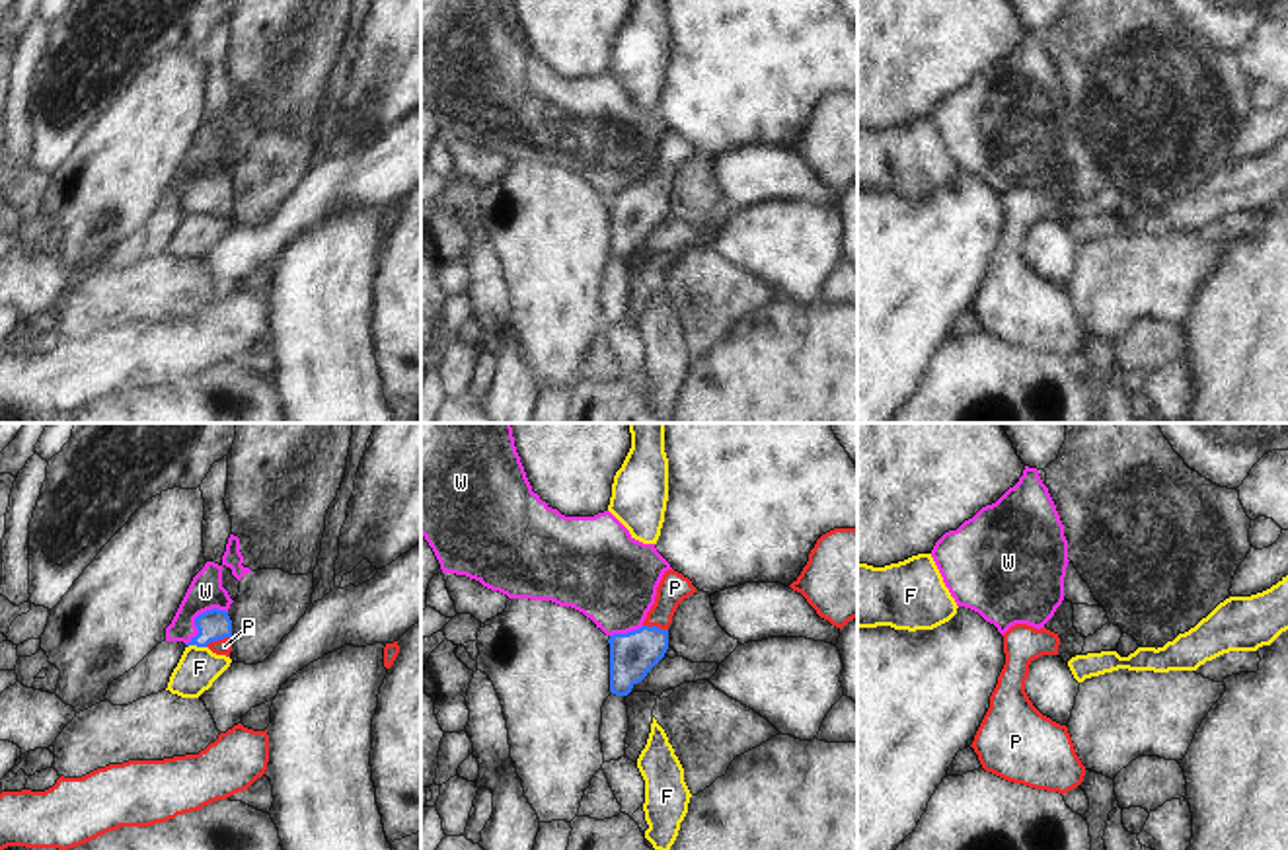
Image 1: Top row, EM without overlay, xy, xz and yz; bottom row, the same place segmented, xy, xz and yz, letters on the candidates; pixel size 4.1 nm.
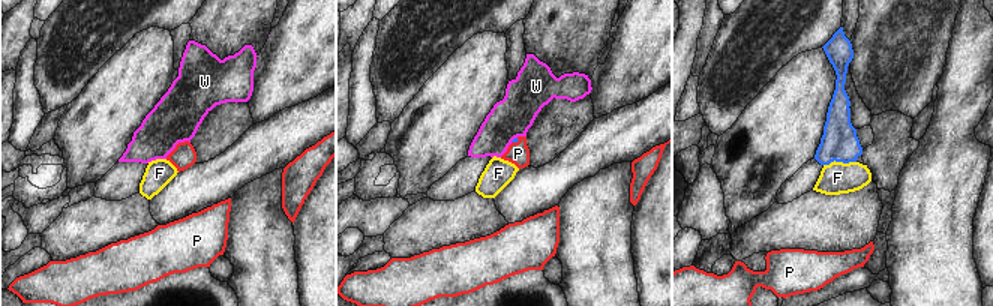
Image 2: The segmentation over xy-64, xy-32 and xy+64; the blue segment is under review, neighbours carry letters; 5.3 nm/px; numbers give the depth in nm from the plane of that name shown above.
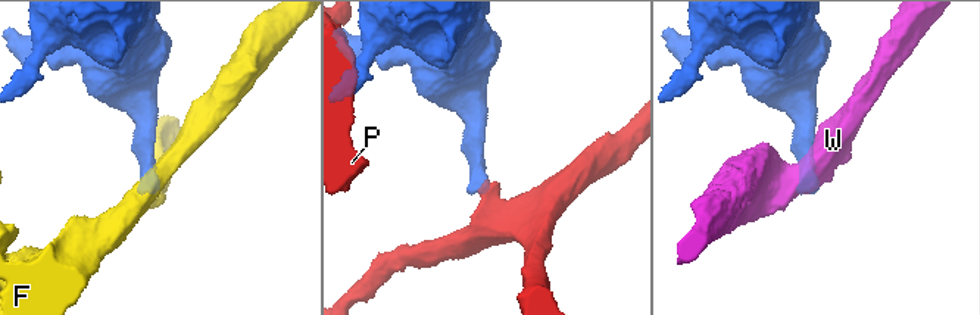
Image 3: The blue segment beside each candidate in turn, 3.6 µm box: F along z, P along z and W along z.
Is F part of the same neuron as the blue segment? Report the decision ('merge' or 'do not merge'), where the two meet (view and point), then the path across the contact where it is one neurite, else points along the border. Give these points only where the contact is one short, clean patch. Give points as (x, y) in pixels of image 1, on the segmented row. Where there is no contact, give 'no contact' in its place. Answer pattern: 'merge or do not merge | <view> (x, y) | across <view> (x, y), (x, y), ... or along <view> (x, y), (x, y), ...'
do not merge | xy (195, 644) | along xy (205, 646), (188, 648)

